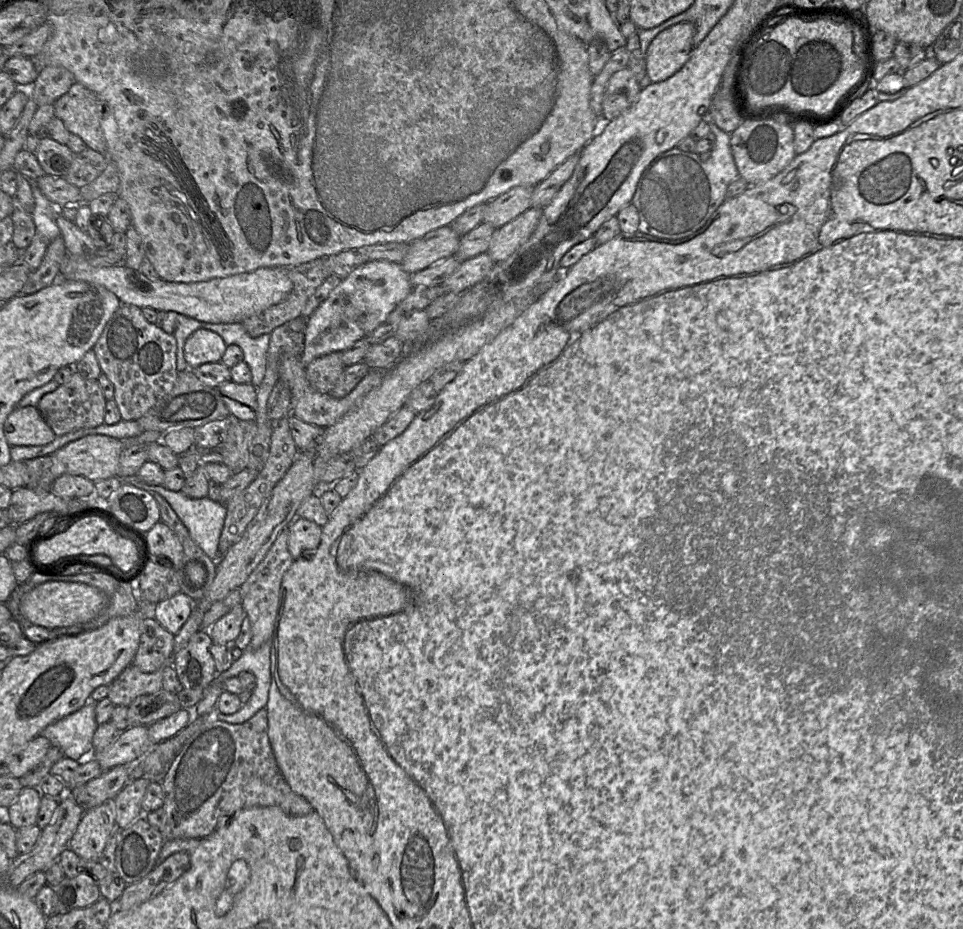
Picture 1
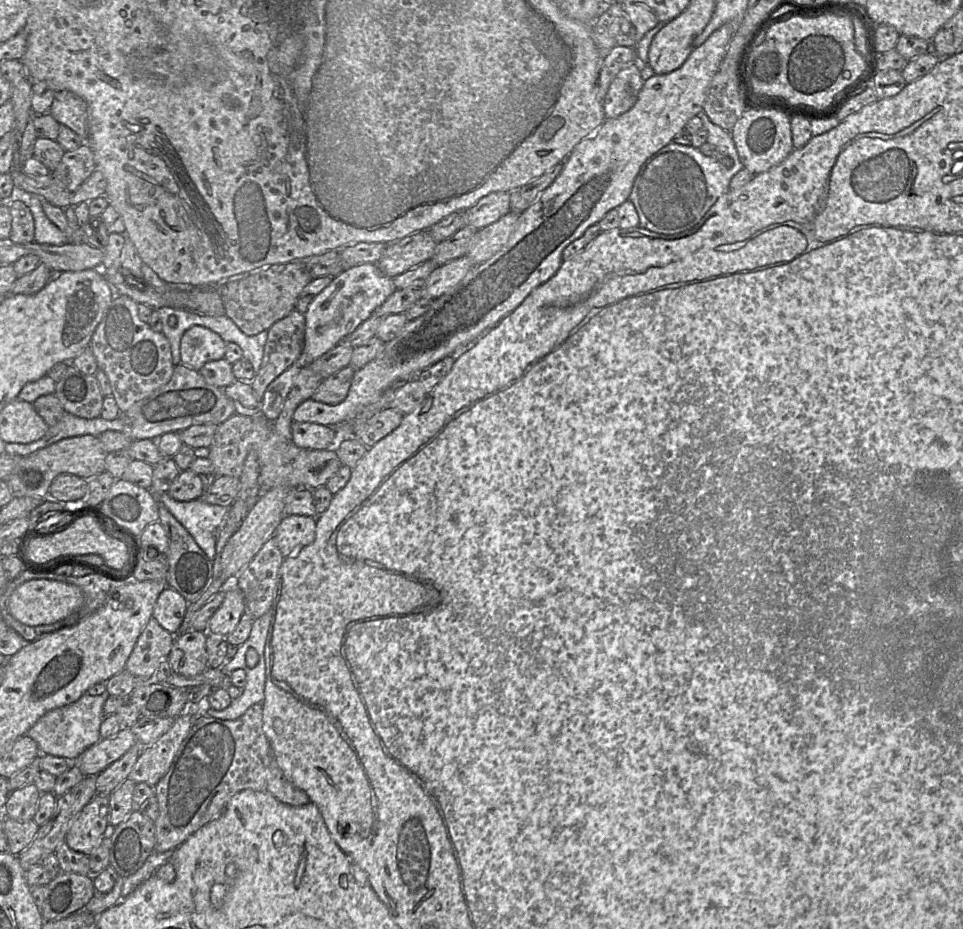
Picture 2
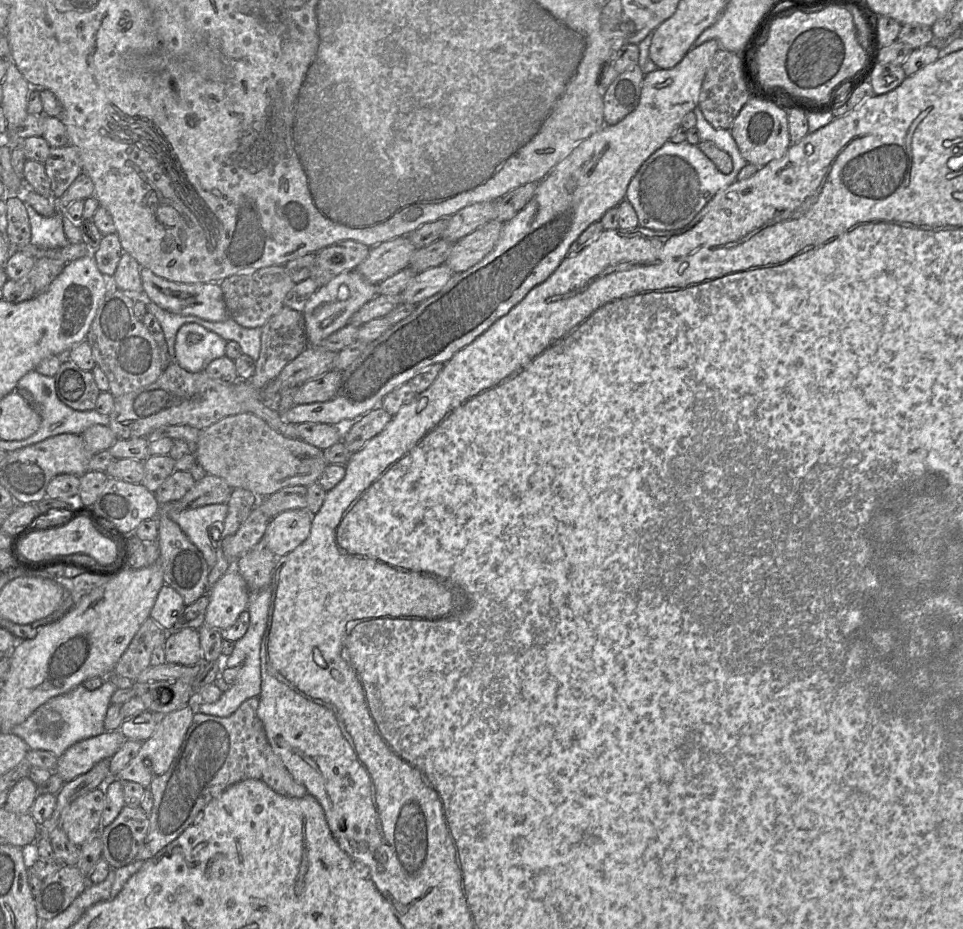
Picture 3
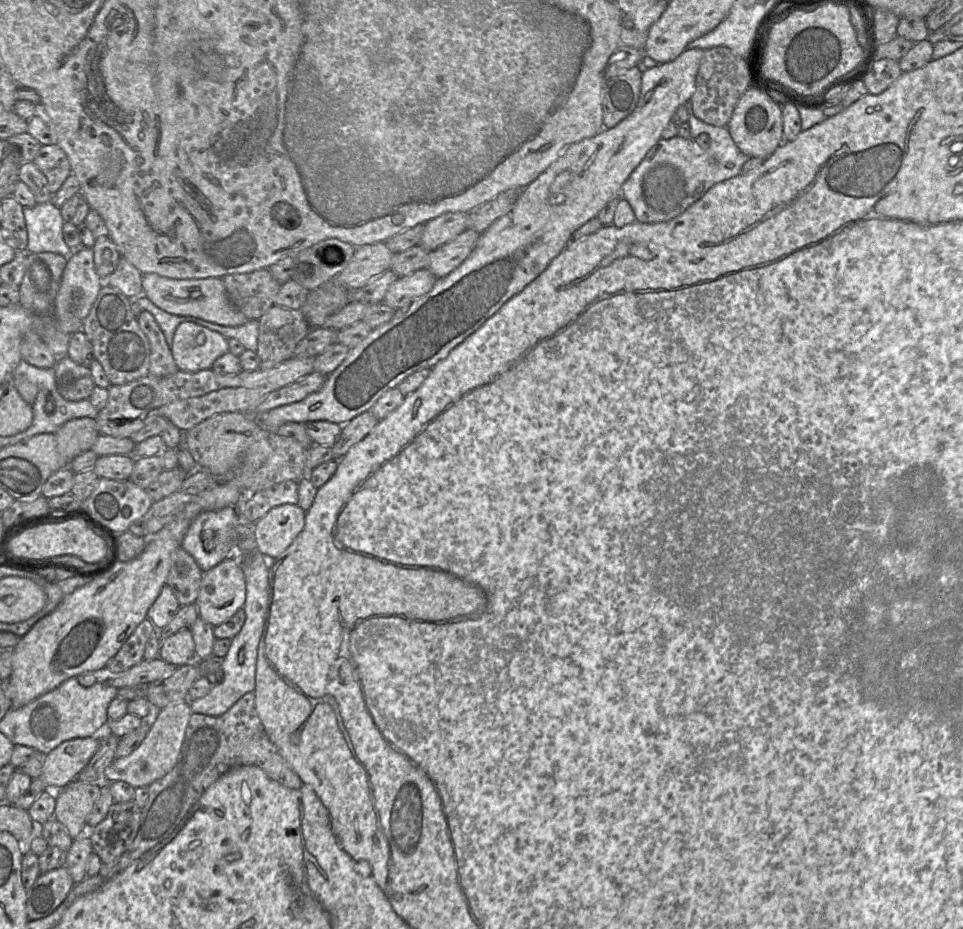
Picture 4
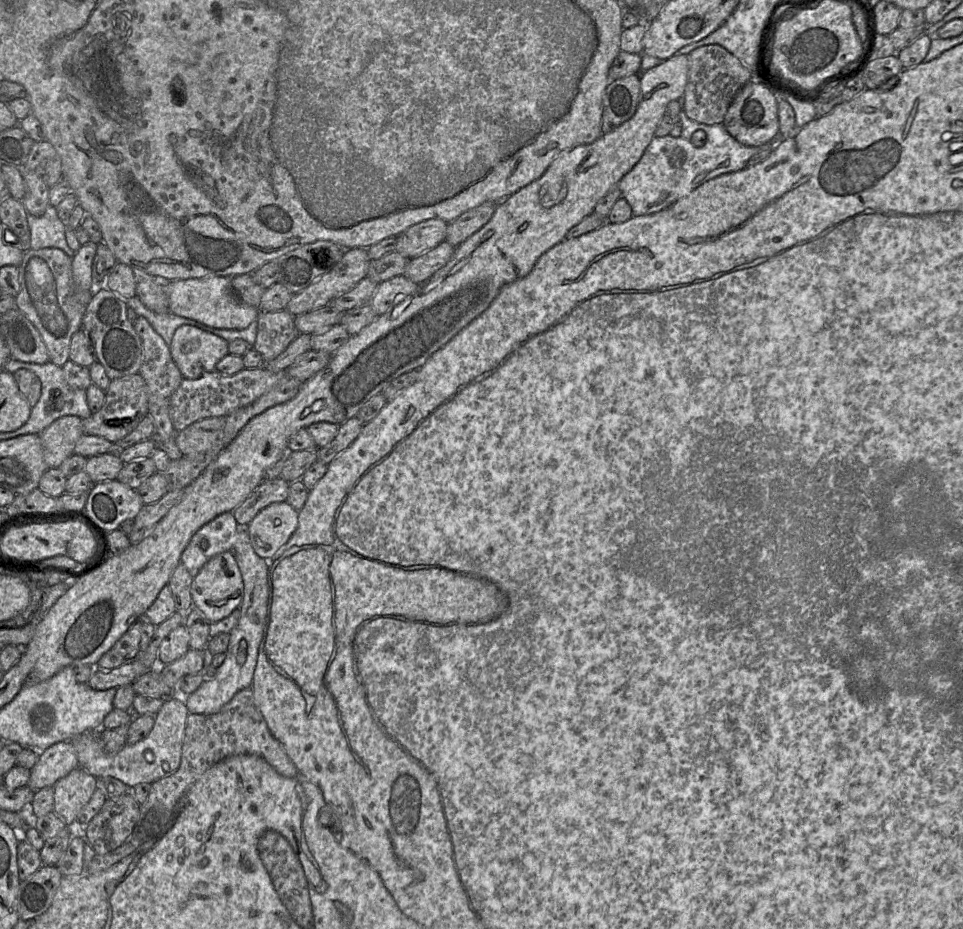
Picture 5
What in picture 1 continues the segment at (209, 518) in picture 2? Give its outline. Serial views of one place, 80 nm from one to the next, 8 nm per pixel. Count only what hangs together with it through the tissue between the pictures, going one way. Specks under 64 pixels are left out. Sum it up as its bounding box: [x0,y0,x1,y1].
[121,475,227,561]

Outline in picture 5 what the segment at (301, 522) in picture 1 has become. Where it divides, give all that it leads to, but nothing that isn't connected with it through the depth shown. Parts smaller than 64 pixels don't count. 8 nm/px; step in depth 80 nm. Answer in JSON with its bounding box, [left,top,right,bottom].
[246,502,298,559]

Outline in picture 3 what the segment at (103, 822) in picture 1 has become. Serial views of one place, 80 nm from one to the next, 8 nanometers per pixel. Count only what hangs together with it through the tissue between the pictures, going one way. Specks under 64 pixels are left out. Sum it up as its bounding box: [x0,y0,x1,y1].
[60,788,105,847]

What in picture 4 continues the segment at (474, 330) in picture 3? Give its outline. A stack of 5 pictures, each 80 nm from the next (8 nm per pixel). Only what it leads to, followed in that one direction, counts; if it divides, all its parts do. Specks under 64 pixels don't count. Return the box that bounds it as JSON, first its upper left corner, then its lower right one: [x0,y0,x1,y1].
[255,49,704,434]

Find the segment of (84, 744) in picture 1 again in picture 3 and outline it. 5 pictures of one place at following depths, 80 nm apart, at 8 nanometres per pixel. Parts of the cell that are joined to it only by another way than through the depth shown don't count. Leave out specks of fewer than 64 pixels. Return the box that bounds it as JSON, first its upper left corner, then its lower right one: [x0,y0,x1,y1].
[11,679,117,758]

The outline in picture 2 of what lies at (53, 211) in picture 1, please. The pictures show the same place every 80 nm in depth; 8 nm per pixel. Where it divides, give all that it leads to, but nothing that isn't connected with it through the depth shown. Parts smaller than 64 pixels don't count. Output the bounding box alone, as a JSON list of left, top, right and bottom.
[22,194,66,245]

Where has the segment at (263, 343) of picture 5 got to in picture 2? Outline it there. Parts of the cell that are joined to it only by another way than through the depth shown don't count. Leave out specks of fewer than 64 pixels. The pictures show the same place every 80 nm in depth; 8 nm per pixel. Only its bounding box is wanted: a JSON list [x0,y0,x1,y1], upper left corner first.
[250,309,304,405]

